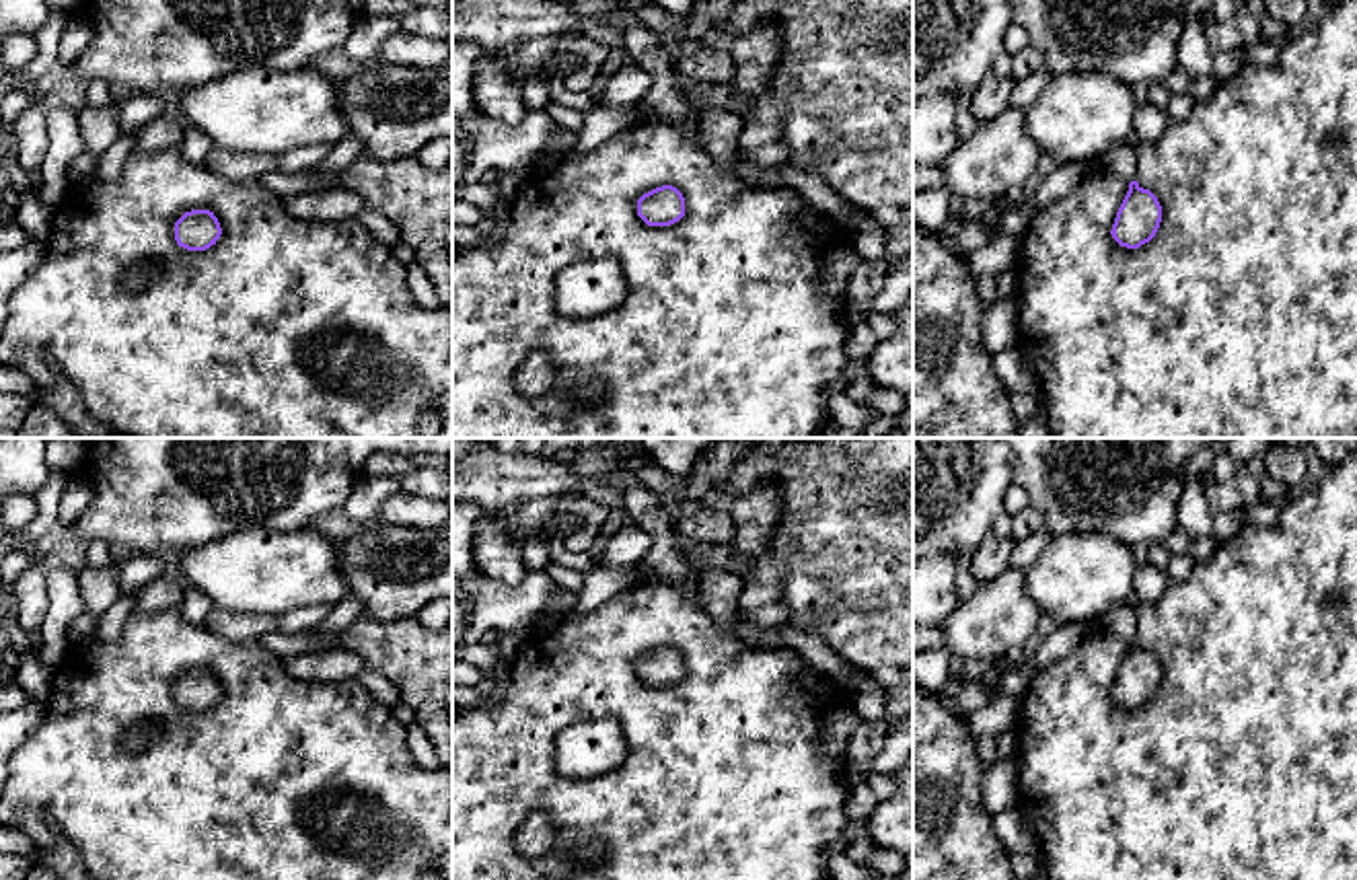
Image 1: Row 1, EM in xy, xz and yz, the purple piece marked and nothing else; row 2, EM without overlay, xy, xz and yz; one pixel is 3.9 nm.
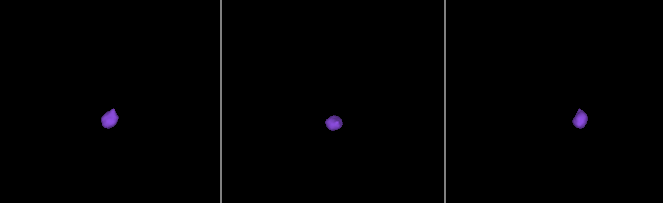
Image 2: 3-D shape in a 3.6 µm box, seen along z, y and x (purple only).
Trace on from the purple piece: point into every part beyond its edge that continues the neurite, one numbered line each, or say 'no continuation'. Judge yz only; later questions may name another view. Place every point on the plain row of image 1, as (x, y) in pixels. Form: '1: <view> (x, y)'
1: yz (1119, 621)

